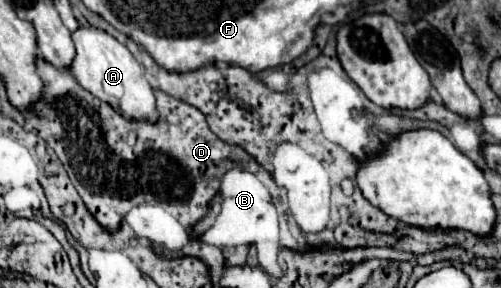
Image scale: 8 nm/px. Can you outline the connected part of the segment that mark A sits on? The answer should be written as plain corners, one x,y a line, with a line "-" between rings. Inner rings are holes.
81,24
75,32
71,32
71,38
75,42
77,54
69,70
85,90
89,90
99,100
105,100
107,104
111,104
129,118
157,120
153,88
143,76
143,66
133,58
133,54
121,42
117,42
105,30
85,24

